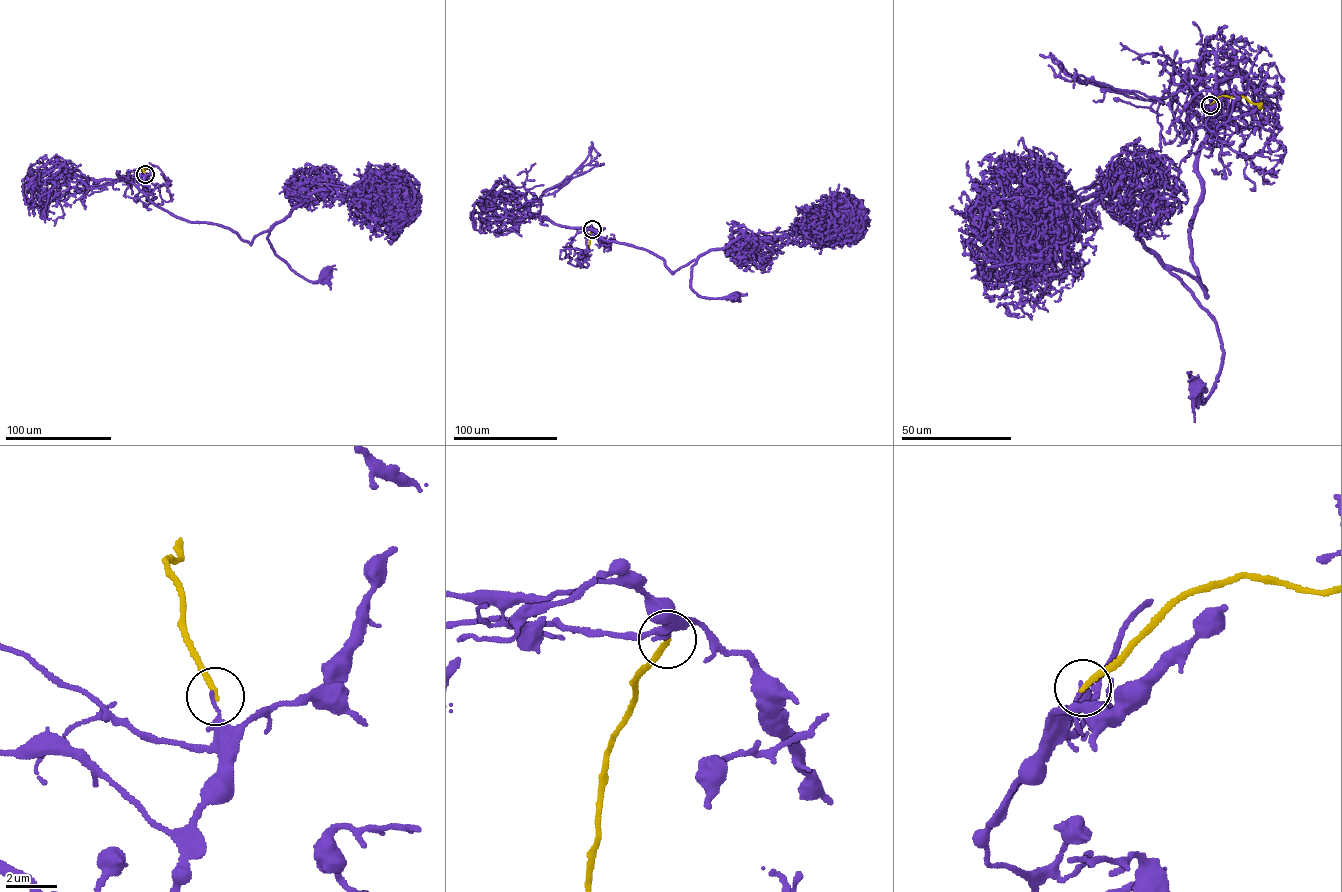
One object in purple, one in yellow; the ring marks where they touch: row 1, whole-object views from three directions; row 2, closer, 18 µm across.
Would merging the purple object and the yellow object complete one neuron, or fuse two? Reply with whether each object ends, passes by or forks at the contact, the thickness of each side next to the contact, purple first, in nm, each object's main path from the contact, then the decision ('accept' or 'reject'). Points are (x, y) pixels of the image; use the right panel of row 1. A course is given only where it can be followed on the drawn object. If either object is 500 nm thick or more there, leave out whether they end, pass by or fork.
purple ends | yellow ends | 130/220 nm | purple via (1210, 105), (1187, 231), (1204, 292), (1171, 270), (1223, 352), (1211, 392), (1200, 401), (1197, 386) | yellow via (1210, 105), (1223, 95), (1243, 96), (1263, 108) | reject

